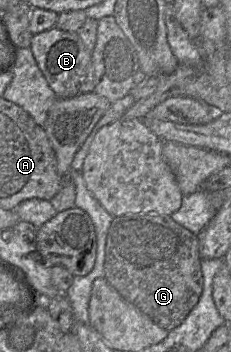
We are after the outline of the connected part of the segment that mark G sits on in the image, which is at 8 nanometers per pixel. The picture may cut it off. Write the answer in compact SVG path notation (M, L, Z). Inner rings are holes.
M124 214L113 218L106 237L104 278L130 302L166 331L177 327L197 304L203 288L198 238L169 215Z

